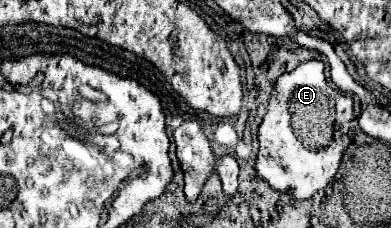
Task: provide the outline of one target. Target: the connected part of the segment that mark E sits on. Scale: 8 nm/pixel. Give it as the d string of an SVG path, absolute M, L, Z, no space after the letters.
M308 61L298 65L294 71L284 73L278 77L266 115L258 127L258 157L256 157L256 173L274 189L280 193L288 193L294 199L310 199L316 191L324 189L330 179L336 175L342 153L350 143L348 129L352 121L352 97L332 89L324 77L324 63L322 61Z

